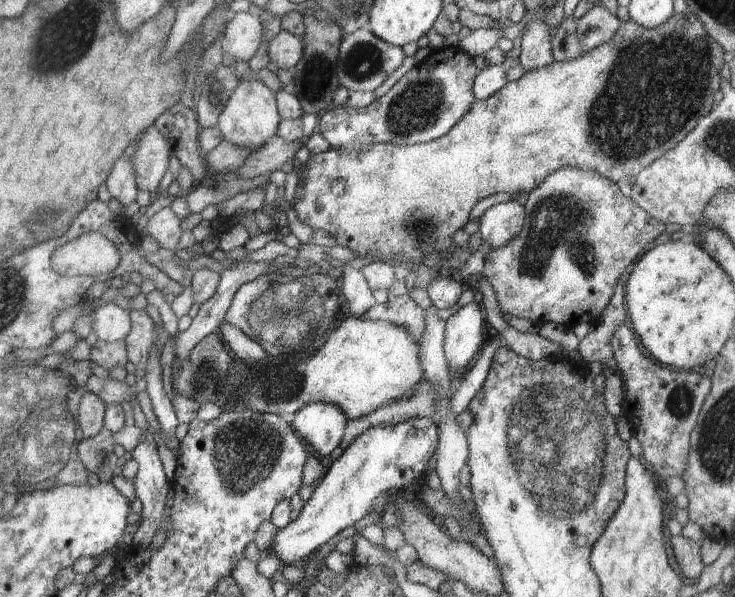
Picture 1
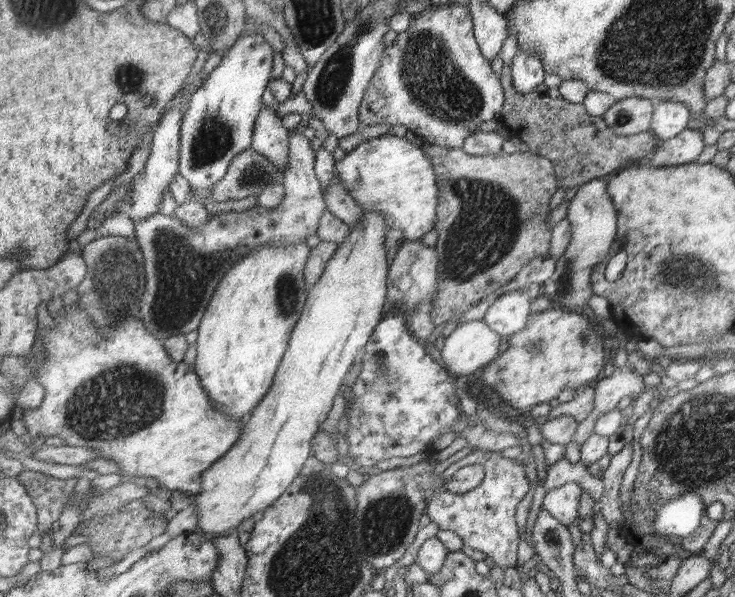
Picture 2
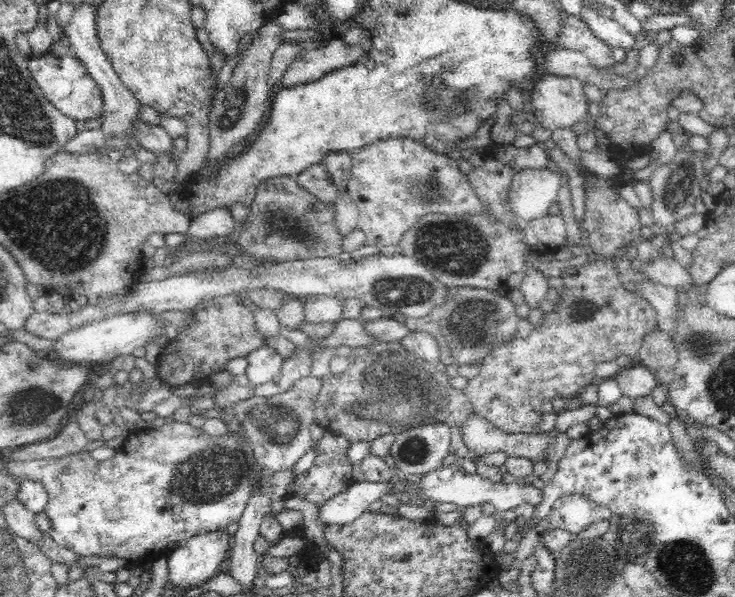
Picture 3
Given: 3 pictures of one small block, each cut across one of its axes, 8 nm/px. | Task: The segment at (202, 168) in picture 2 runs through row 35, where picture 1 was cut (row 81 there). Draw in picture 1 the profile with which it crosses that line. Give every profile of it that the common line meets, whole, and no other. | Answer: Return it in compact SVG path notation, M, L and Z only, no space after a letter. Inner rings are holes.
M260 80L241 81L218 118L217 128L223 141L246 148L250 153L260 151L276 136L279 125L284 120L280 117L279 110L276 110L276 100L274 92Z

